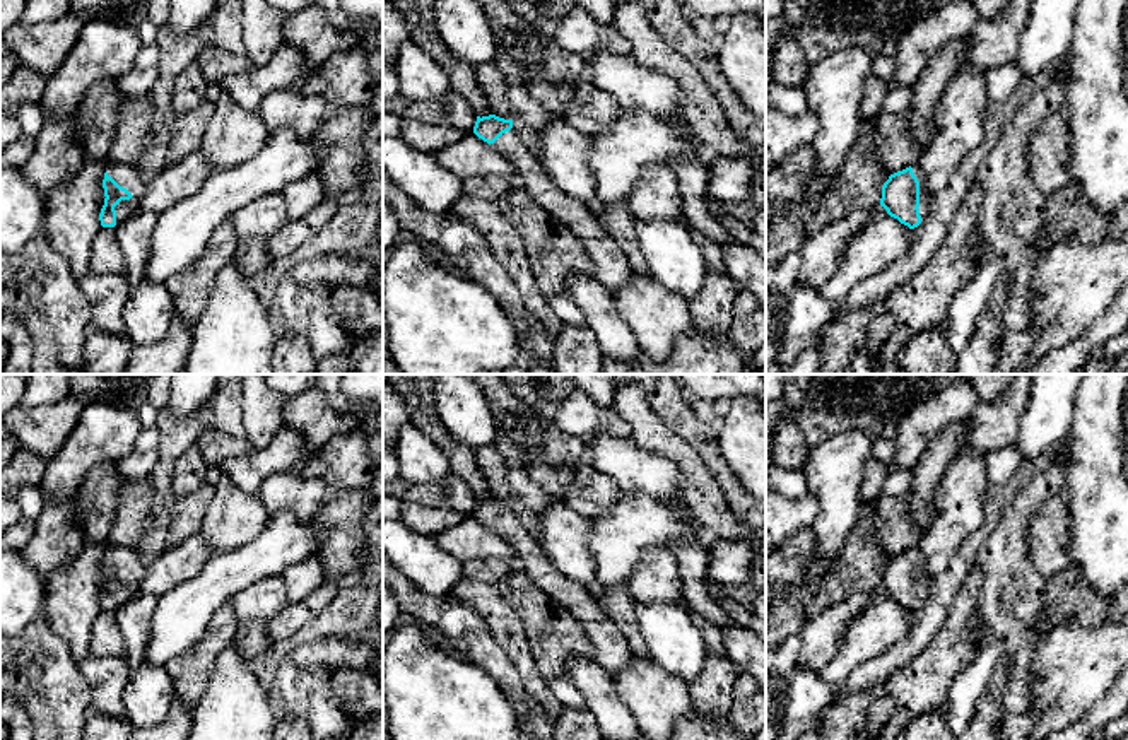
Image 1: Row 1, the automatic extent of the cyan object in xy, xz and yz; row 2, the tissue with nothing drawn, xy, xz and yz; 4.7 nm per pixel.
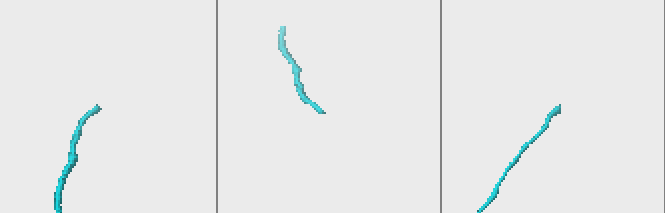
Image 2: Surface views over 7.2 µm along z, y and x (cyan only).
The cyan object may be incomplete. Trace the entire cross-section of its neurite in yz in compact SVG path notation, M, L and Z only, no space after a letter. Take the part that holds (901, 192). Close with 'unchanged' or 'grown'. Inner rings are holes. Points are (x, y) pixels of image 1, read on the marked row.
M916 162L889 176L882 186L880 205L887 214L909 229L918 227L928 215L931 197Z | grown

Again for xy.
M113 162L103 179L106 198L99 214L101 226L115 227L138 212L145 186L137 166Z | grown

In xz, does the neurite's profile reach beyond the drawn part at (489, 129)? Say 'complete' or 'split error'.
split error

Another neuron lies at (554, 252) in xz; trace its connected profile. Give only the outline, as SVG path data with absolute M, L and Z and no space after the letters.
M520 185L501 197L497 205L520 232L537 287L547 299L567 296L569 275L595 275L595 265L578 236L535 203Z

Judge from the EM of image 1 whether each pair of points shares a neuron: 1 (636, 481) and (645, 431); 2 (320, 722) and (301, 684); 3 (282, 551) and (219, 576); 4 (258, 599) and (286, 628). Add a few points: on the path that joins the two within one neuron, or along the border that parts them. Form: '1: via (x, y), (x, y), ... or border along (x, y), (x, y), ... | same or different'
1: border along (633, 438), (677, 467) | different
2: via (320, 713), (305, 693) | same
3: via (267, 556), (234, 569) | same
4: border along (289, 604), (265, 621) | different

